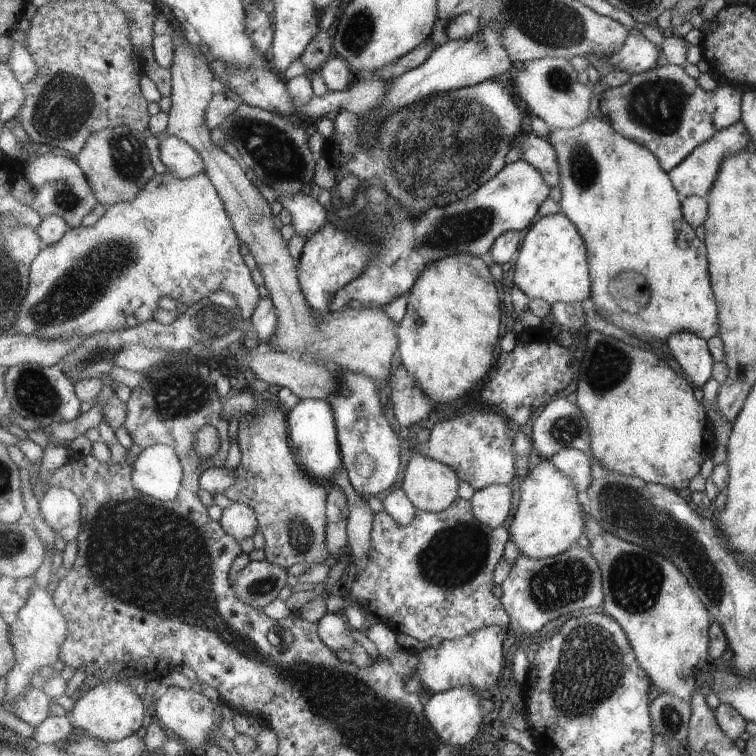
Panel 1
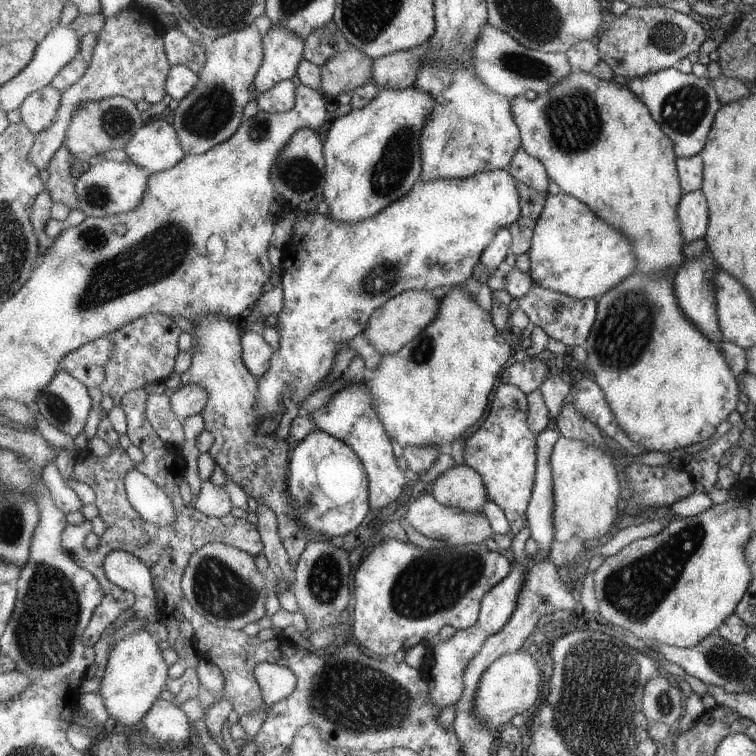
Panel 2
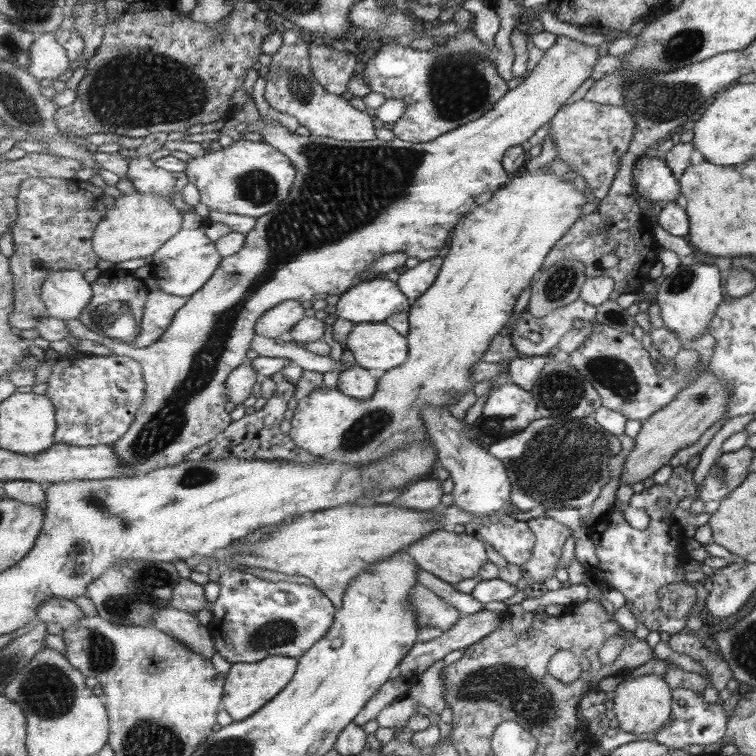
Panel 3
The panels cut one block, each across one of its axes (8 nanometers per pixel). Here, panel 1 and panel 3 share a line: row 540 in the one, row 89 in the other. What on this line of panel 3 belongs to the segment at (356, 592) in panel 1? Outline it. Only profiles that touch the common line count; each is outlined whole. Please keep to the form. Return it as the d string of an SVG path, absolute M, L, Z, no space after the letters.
M387 40L361 72L373 92L404 100L407 110L394 122L395 136L416 143L431 142L451 130L476 121L495 108L510 90L495 61L473 53L442 55Z

